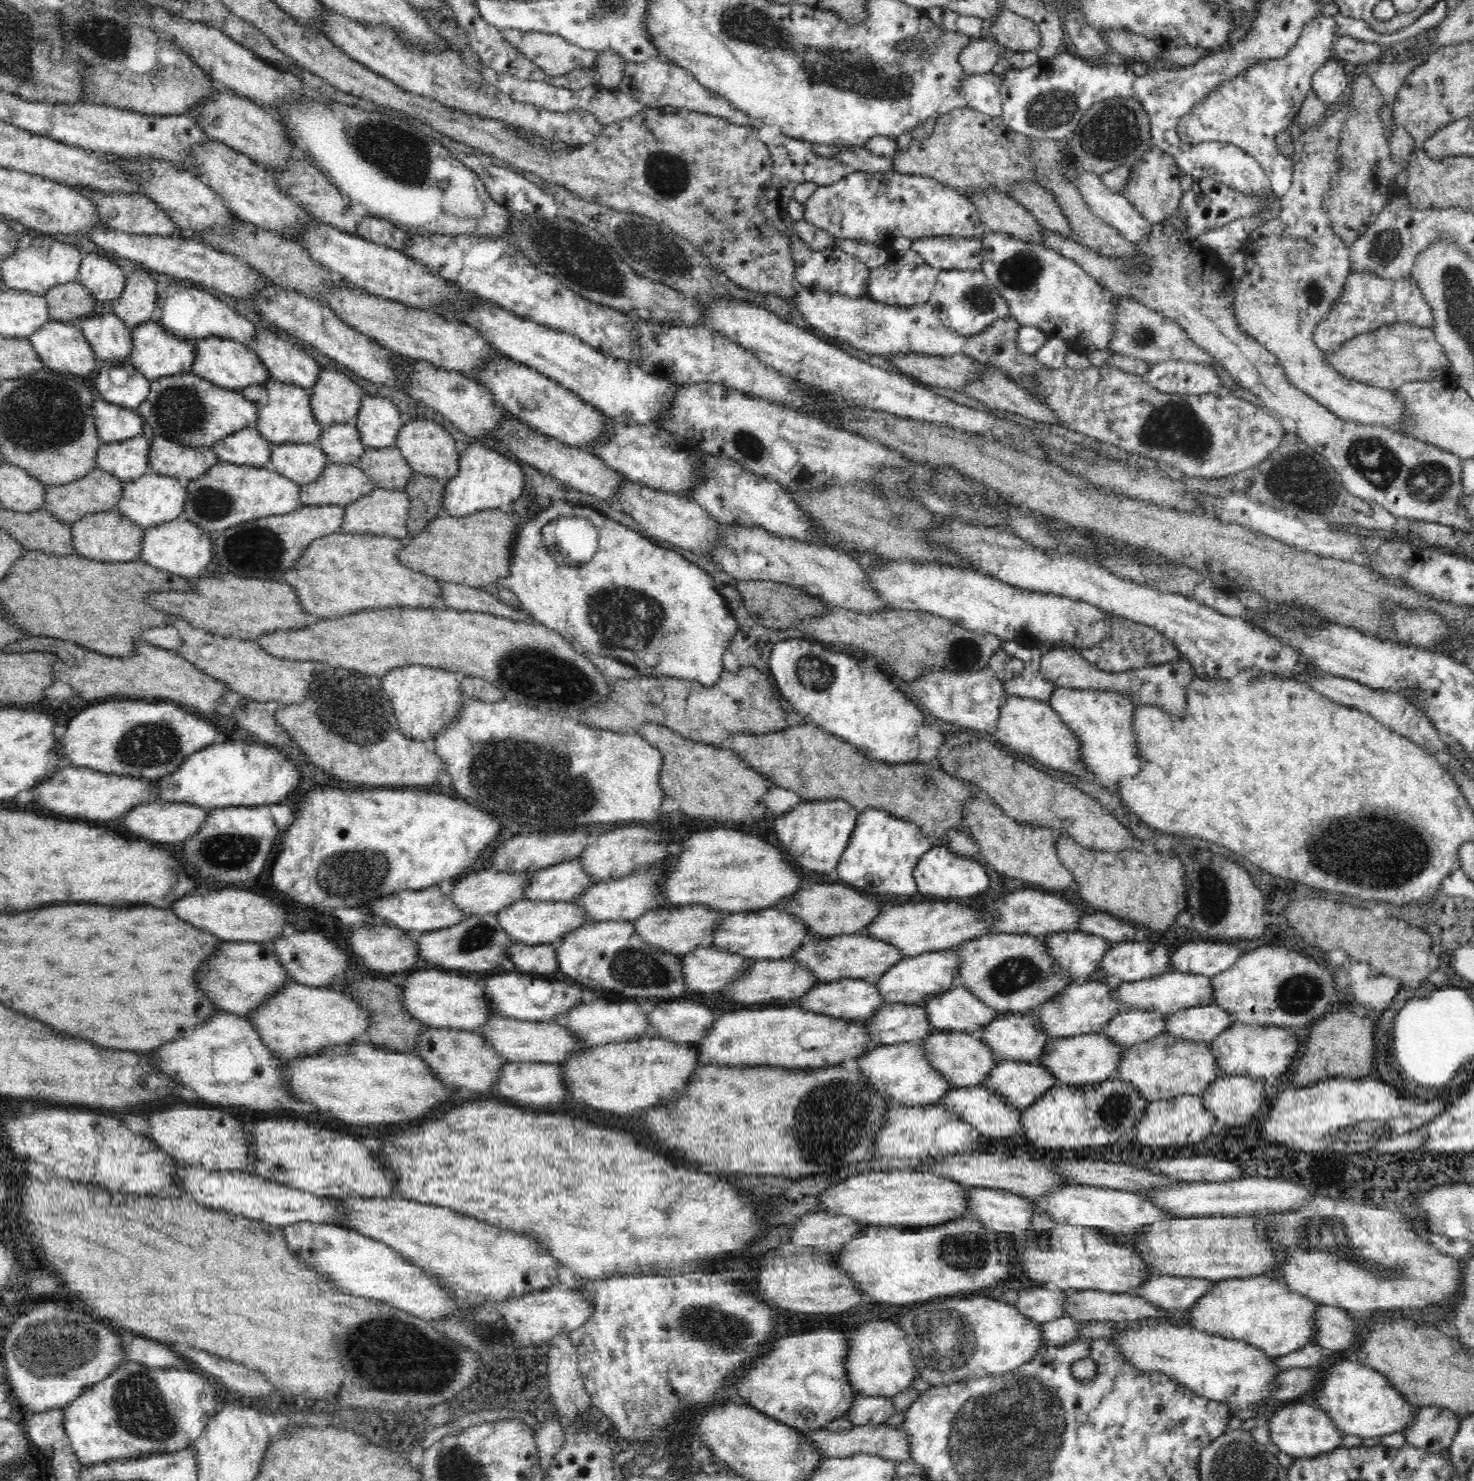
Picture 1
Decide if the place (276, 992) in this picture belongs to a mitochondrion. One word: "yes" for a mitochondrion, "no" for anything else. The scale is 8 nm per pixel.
no

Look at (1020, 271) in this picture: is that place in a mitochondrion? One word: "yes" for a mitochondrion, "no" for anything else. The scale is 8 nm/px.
yes

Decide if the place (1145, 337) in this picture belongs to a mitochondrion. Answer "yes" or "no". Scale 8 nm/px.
yes

